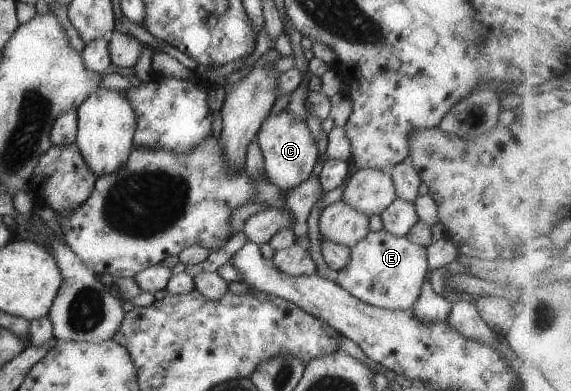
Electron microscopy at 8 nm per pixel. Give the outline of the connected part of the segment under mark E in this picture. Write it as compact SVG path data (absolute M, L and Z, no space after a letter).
M379 230L368 232L349 248L348 262L337 271L334 282L359 301L378 308L404 310L411 308L420 294L426 272L425 247L409 241L405 236Z

